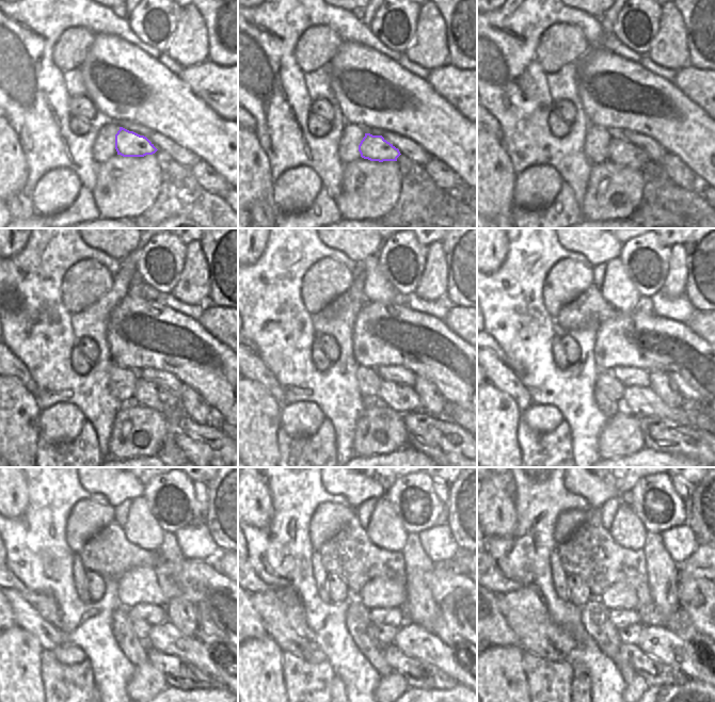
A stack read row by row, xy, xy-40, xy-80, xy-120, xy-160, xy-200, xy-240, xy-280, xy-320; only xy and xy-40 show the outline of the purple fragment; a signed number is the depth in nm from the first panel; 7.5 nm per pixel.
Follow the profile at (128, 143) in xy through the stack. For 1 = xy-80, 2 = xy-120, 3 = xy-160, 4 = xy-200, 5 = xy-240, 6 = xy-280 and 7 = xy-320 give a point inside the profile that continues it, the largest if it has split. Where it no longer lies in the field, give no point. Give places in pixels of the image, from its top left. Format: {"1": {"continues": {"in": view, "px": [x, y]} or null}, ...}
{"1": {"continues": {"in": "xy-80", "px": [620, 152]}}, "2": {"continues": {"in": "xy-120", "px": [157, 397]}}, "3": {"continues": {"in": "xy-160", "px": [403, 399]}}, "4": {"continues": {"in": "xy-200", "px": [637, 400]}}, "5": {"continues": {"in": "xy-240", "px": [165, 638]}}, "6": {"continues": {"in": "xy-280", "px": [413, 640]}}, "7": {"continues": {"in": "xy-320", "px": [658, 642]}}}

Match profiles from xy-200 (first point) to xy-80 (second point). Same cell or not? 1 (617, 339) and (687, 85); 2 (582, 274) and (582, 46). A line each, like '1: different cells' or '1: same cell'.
1: different cells
2: same cell

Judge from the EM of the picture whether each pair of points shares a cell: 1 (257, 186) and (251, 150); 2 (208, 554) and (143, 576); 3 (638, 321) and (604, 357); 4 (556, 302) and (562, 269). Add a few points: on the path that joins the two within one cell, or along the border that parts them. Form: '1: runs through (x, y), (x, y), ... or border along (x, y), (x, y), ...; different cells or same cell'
1: runs through (251, 177), (251, 159); same cell
2: border along (186, 557), (210, 562); different cells
3: runs through (632, 330), (613, 349); same cell
4: runs through (556, 293), (562, 285), (562, 277); same cell

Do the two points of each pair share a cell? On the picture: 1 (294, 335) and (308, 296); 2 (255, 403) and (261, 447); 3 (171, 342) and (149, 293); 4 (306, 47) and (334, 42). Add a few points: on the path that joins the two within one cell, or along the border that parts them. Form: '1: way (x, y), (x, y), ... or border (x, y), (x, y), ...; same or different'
1: border (300, 283), (300, 298), (304, 308), (311, 315); different
2: way (255, 414), (255, 436); same
3: border (143, 297), (154, 301); different
4: way (313, 47), (321, 43), (328, 43); same

